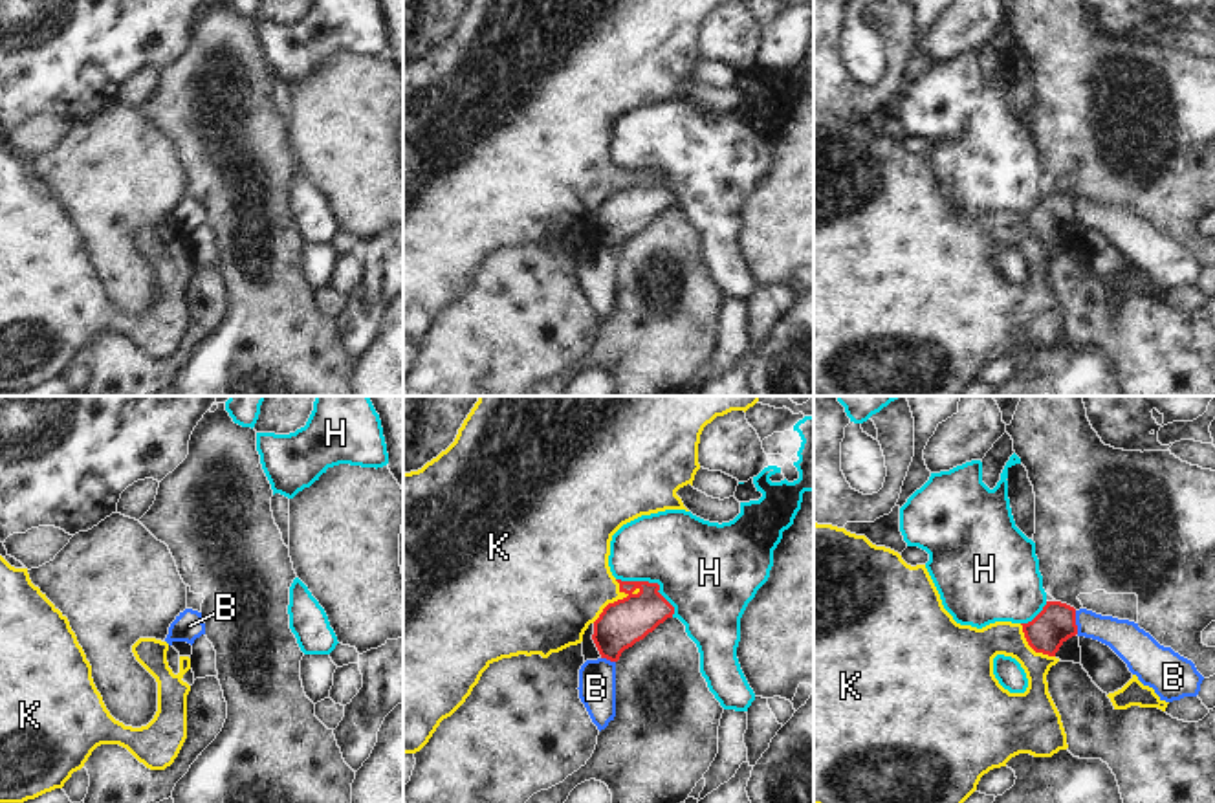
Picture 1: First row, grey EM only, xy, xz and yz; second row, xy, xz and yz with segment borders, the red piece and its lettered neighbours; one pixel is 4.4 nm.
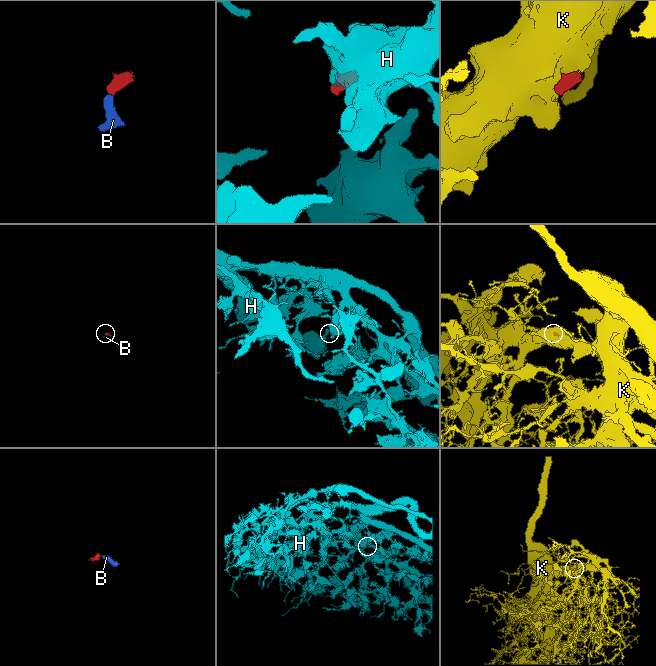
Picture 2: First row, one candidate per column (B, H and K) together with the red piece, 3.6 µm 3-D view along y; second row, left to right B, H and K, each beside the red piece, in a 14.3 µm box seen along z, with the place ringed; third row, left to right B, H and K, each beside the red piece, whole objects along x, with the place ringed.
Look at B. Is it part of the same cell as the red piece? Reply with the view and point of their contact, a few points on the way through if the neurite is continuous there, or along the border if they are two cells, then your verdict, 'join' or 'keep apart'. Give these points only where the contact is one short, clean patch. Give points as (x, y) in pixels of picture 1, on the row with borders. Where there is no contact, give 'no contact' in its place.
yz (1074, 622) | along yz (1074, 611), (1078, 633) | keep apart

